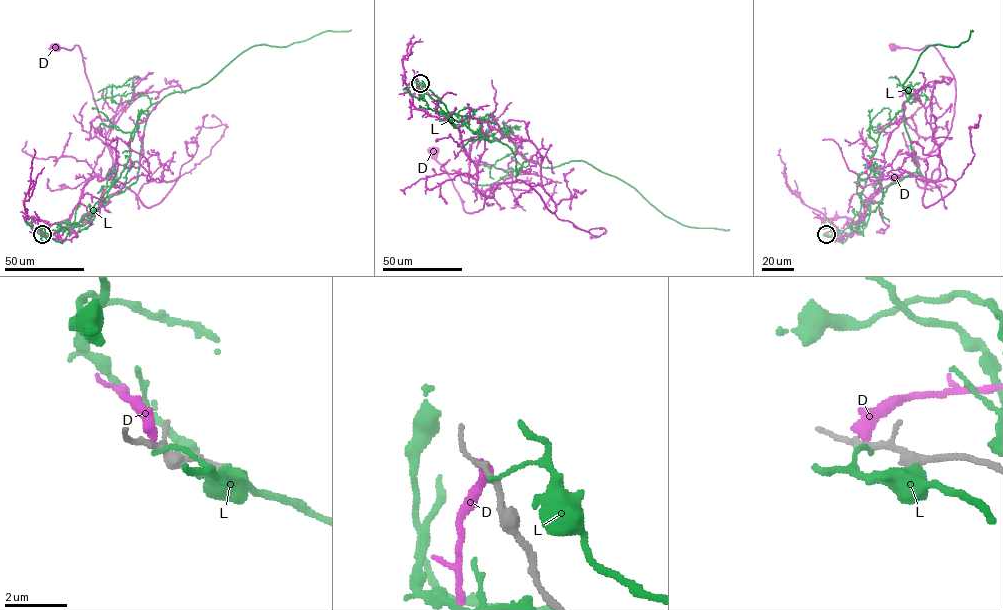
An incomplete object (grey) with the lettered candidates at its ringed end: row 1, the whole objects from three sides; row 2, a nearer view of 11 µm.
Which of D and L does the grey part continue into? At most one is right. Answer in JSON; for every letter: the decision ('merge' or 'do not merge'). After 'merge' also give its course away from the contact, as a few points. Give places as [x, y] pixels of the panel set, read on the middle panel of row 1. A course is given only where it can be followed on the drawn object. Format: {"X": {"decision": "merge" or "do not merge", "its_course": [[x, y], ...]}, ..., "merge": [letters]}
{"D": {"decision": "do not merge"}, "L": {"decision": "merge", "its_course": [[420, 83], [449, 114], [506, 128], [525, 159], [549, 167], [584, 161], [634, 187], [683, 224], [729, 230]]}, "merge": ["L"]}

